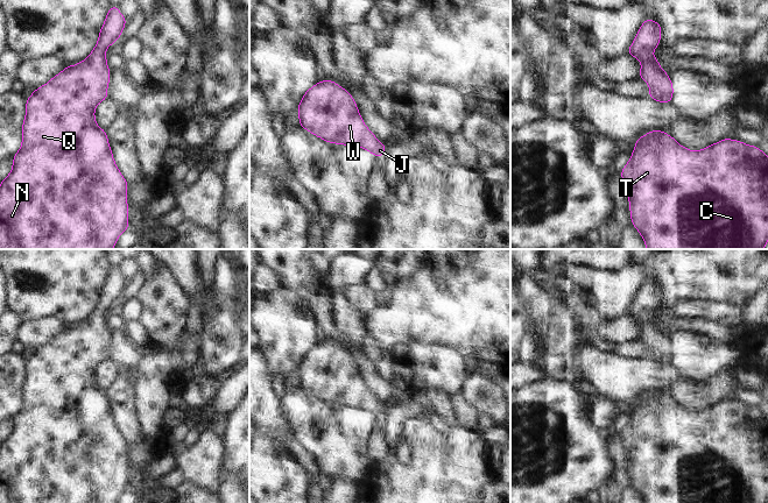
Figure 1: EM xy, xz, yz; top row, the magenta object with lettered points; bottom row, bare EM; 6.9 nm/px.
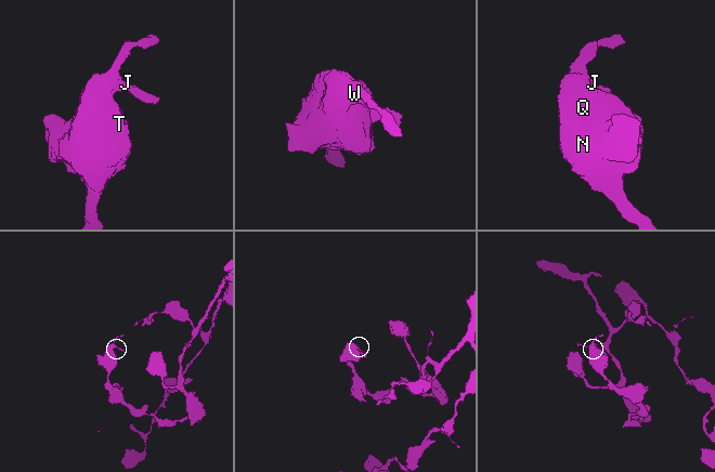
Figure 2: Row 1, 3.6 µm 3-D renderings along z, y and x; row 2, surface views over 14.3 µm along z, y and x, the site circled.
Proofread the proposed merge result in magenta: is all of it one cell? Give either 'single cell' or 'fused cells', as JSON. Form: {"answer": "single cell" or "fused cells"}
{"answer": "single cell"}

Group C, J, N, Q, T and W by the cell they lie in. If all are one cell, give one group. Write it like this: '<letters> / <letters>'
C J N Q T W

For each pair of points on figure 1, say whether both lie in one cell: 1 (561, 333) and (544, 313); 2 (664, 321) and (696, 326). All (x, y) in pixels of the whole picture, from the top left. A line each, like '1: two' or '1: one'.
1: two
2: two

